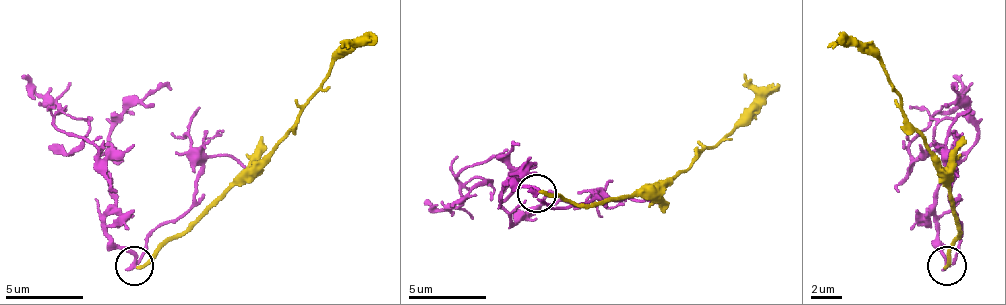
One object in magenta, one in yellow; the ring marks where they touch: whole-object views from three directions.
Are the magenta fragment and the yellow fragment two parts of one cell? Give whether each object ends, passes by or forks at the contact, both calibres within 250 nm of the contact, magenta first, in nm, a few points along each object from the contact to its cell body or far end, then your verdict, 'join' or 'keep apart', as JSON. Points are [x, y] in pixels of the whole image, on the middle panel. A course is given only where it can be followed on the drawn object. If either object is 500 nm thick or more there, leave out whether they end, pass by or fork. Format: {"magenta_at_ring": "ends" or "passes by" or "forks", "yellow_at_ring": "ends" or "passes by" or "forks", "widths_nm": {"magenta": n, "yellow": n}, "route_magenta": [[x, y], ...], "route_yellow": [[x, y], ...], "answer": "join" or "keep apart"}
{"magenta_at_ring": "passes by", "yellow_at_ring": "ends", "widths_nm": {"magenta": 240, "yellow": 200}, "route_magenta": [[538, 194], [507, 182], [518, 182], [503, 198], [499, 155], [456, 175], [491, 182], [483, 179], [452, 206]], "route_yellow": [[538, 190], [588, 206], [650, 198], [712, 148], [743, 117], [755, 97], [743, 74]], "answer": "keep apart"}

